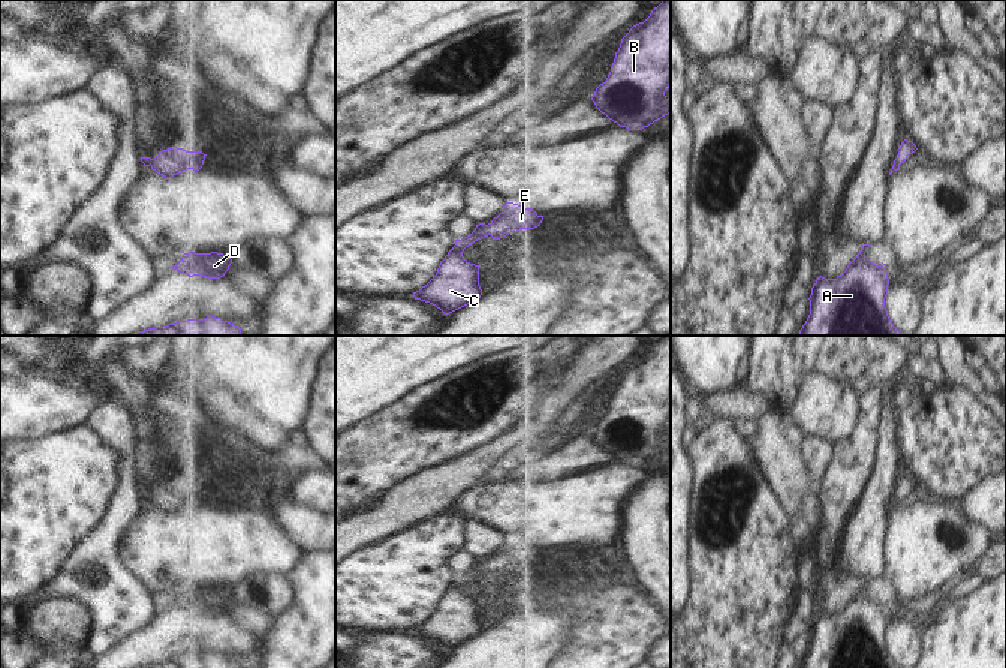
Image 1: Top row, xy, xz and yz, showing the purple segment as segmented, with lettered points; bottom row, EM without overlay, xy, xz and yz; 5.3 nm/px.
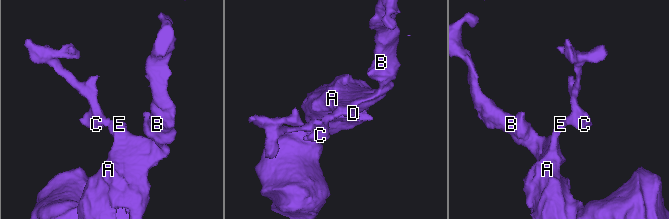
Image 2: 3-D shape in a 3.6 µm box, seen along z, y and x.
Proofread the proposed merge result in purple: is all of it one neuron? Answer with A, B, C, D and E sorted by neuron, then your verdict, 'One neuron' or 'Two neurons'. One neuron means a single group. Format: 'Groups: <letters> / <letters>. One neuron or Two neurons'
Groups: A B C D E. One neuron.

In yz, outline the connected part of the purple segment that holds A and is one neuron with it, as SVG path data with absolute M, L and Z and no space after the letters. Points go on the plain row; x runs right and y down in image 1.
M870 580L861 581L858 592L837 614L817 613L808 634L810 650L799 668L900 668L885 643L889 620L886 599L873 599L868 583Z

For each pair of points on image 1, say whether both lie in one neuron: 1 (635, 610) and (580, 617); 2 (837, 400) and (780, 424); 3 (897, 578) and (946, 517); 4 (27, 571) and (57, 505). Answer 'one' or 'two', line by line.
1: one
2: two
3: one
4: one

